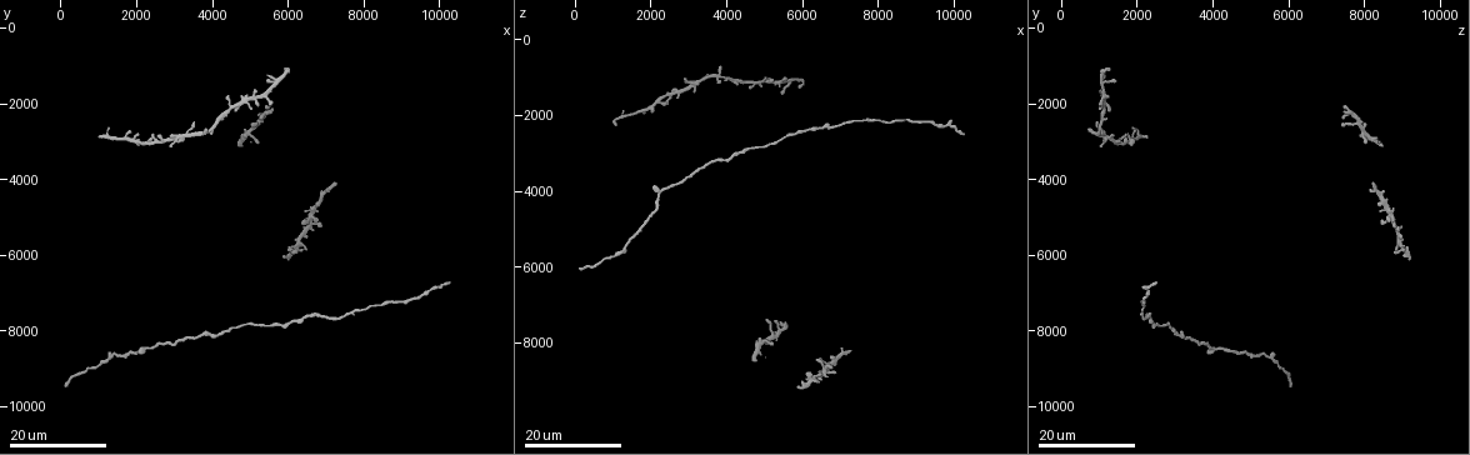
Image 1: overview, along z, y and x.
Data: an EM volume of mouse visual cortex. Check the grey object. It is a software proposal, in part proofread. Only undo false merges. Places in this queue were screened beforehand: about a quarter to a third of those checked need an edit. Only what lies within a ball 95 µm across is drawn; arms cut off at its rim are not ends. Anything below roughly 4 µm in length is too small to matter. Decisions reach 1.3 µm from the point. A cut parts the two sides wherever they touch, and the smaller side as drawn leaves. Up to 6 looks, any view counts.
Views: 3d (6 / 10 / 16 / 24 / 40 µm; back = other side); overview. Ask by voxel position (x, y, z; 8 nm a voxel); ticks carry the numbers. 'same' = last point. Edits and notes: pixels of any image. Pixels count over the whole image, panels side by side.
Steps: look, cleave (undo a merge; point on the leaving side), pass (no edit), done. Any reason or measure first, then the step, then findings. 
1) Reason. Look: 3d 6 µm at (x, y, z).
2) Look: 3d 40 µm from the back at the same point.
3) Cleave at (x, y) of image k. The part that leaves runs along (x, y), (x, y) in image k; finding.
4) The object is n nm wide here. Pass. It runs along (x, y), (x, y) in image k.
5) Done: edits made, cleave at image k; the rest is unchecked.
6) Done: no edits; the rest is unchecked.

Two arms at a narrow angle. Look: 3d 24 µm at (7600, 7500, 2100).

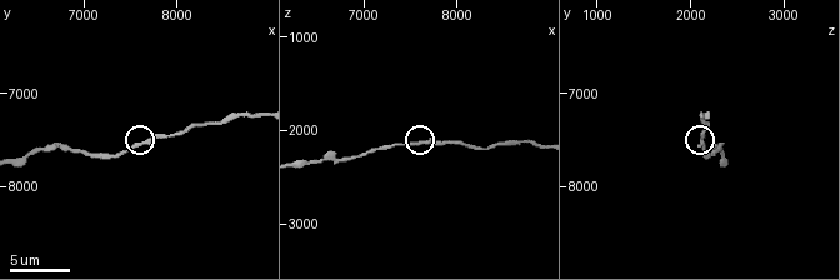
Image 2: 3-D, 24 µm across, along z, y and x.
Zoom in. Look: 3d 6 µm at (7550, 7550, 2150).

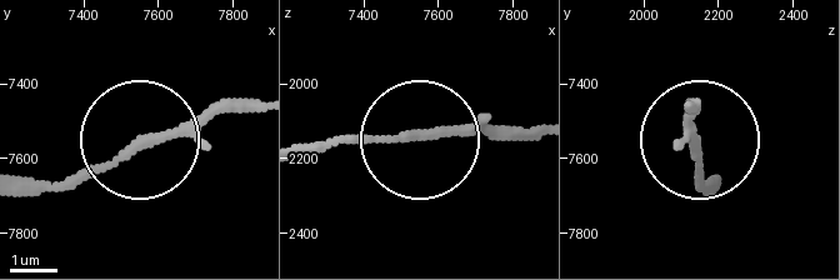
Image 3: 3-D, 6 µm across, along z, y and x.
3 arms meet here. Pass. It runs along (28, 180), (76, 180), (219, 113), (255, 108) in image 3; one neuron here.

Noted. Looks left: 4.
Looks like a crossing. Look: 3d 24 µm at (3650, 2800, 950).

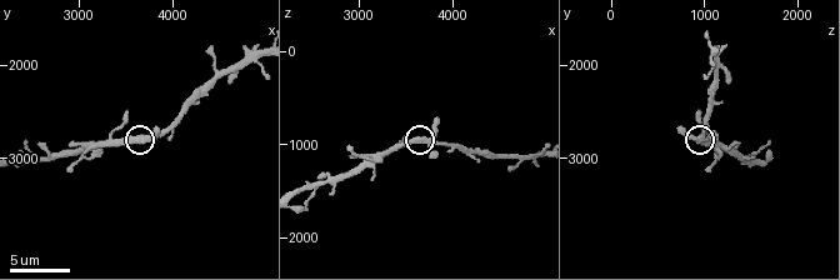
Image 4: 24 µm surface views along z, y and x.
Closer look. Look: 3d 6 µm at (3700, 2800, 950).

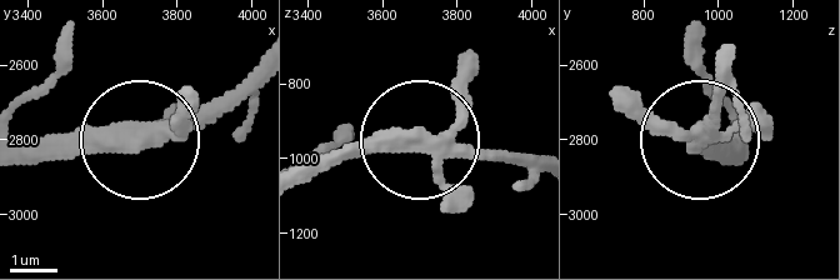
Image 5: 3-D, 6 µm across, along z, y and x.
The side arm is 105 µm long. Pass. It runs along (139, 138), (20, 138) in image 5; all the same neuron.

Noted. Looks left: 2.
Two arms in line, one across. Look: 3d 24 µm at (1950, 2950, 1850).

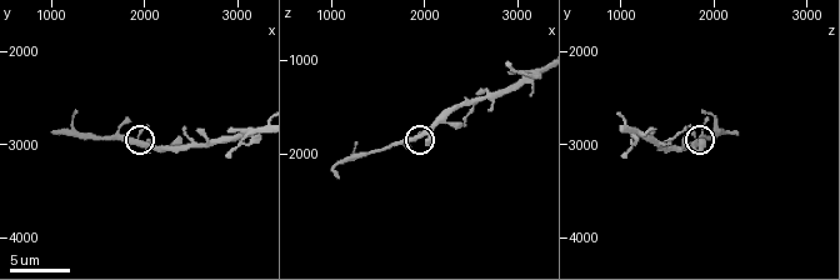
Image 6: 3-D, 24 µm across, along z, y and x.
Closer look. Look: 3d 10 µm at (1950, 3000, 1800).

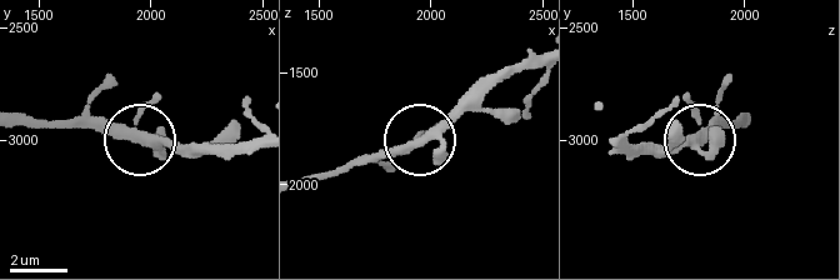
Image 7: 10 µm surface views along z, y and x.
The side arm is 10 µm long. Pass. It runs along (259, 144), (151, 144), (75, 123) in image 7; all the same neuron.

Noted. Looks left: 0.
Done: no edits; the rest is unchecked.

